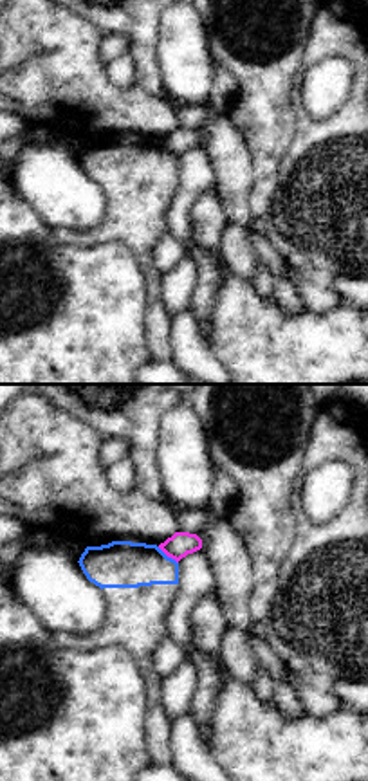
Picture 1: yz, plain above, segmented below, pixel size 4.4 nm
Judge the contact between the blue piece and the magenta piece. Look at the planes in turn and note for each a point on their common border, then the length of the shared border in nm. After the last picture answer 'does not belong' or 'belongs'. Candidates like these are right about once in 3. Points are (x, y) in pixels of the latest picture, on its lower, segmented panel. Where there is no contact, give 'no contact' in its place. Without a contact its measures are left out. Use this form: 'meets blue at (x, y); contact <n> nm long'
meets blue at (166, 556); contact 120 nm long

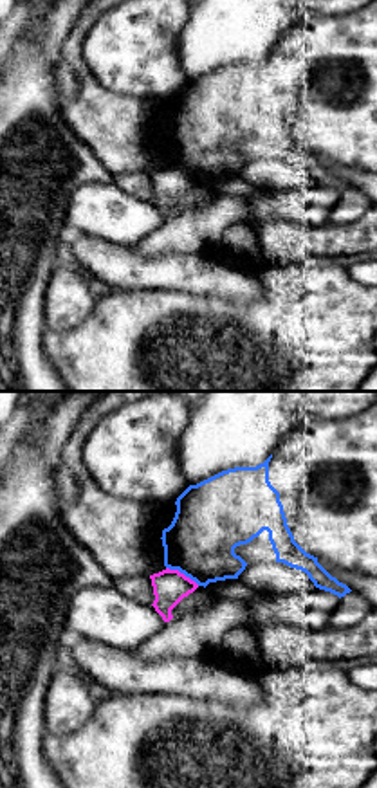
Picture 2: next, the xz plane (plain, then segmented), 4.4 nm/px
meets blue at (183, 572); contact 170 nm long

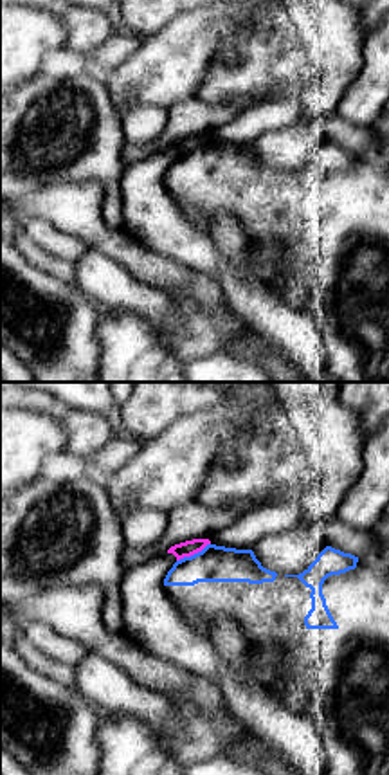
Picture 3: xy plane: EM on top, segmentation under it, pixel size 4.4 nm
meets blue at (195, 554); contact 170 nm long

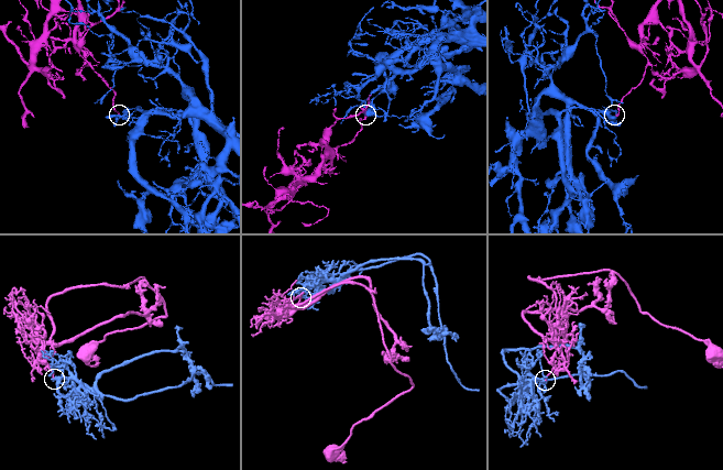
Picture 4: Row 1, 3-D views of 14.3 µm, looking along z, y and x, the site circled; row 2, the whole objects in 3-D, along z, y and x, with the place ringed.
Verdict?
does not belong

